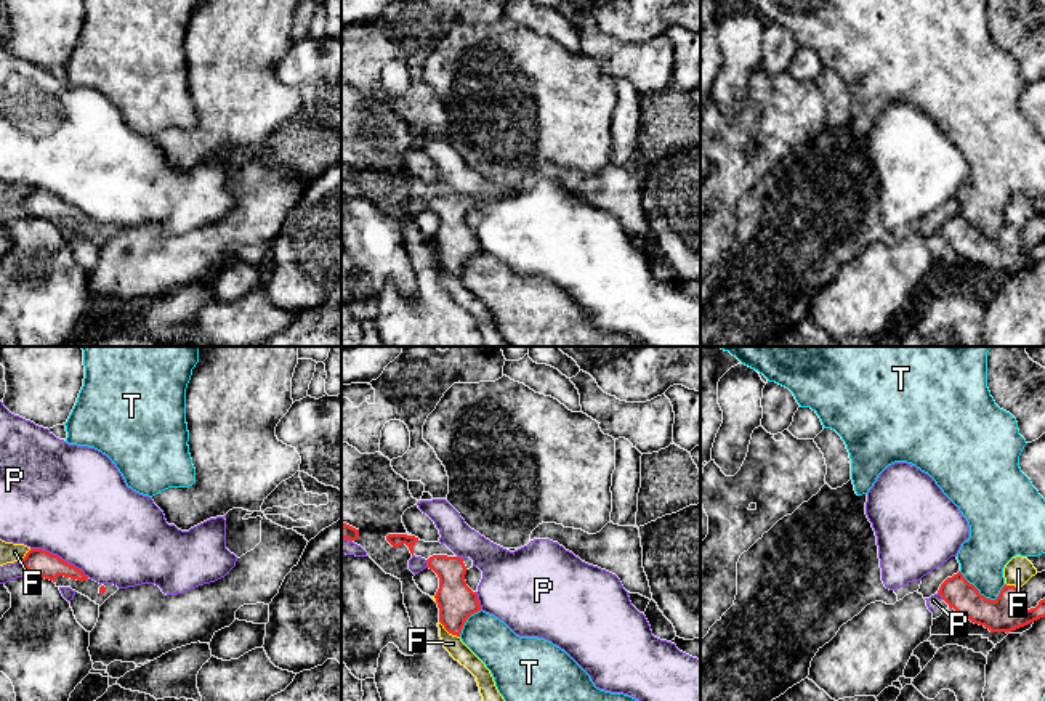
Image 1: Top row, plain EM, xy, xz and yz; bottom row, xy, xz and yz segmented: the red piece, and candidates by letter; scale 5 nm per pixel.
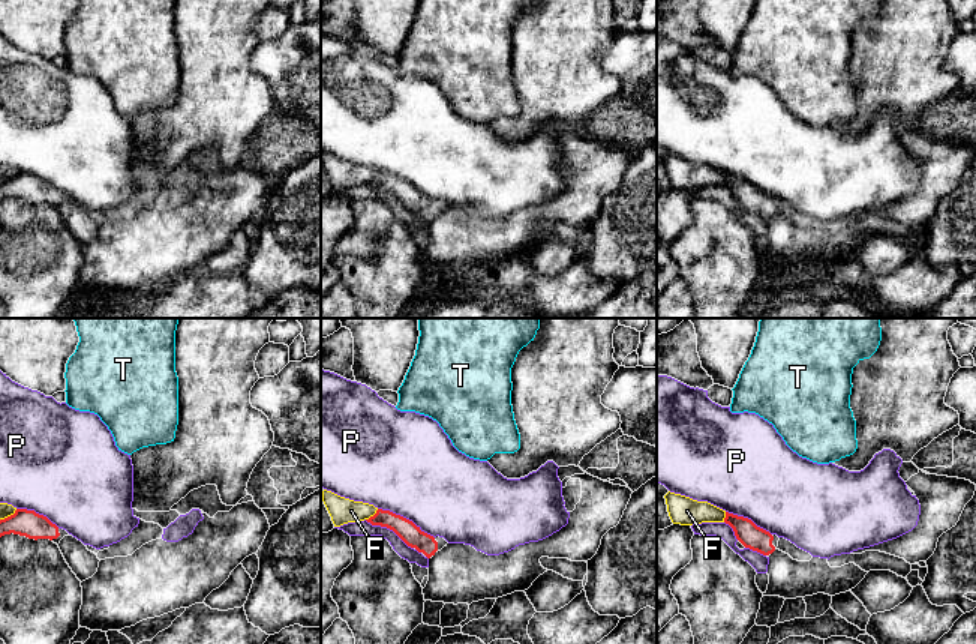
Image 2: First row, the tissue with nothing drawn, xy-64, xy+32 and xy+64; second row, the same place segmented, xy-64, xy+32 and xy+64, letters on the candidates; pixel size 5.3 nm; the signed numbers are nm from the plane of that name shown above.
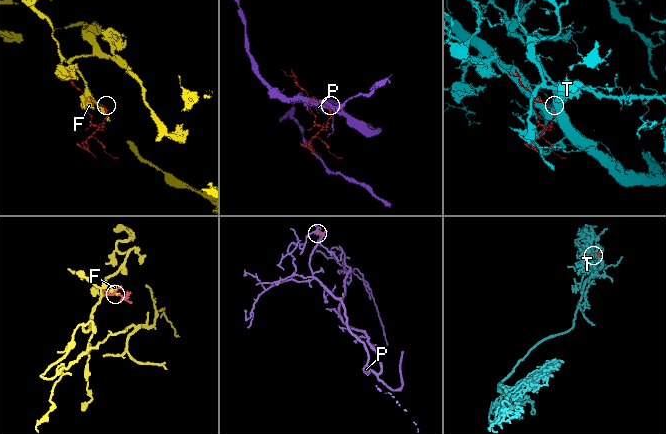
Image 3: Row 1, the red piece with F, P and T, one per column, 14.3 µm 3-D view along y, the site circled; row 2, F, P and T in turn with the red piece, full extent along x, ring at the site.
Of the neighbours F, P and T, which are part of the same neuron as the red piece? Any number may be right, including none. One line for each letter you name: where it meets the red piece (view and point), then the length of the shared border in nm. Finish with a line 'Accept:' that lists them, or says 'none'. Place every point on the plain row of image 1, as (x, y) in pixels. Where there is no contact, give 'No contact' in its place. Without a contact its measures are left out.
Accept: none

